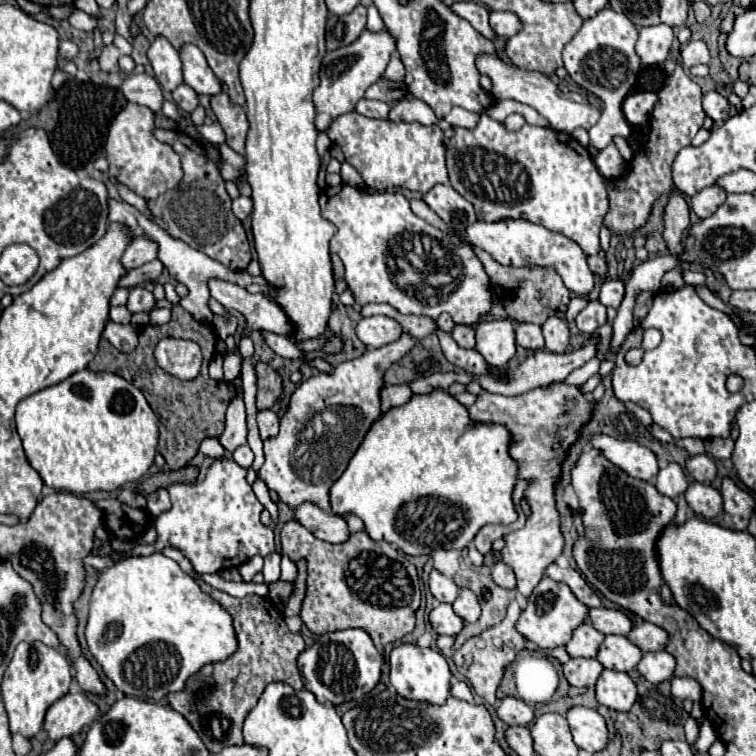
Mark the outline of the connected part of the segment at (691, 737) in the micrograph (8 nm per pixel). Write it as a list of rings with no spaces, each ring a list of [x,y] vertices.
[[[688,718],[686,724],[684,724],[684,730],[686,730],[686,742],[688,742],[690,746],[694,746],[694,742],[698,740],[698,732],[700,732],[698,722],[696,722],[694,718]]]

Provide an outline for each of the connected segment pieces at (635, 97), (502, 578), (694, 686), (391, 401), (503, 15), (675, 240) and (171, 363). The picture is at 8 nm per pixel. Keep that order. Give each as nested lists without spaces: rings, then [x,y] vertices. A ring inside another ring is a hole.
[[[634,92],[624,100],[622,112],[632,126],[640,126],[640,124],[648,122],[656,100],[658,100],[658,96],[654,92]]]
[[[496,562],[492,568],[492,578],[502,588],[514,588],[516,586],[516,574],[512,574],[512,568],[504,562]]]
[[[672,678],[672,694],[682,700],[700,702],[702,700],[702,686],[694,678]]]
[[[384,384],[380,388],[380,402],[382,402],[382,412],[386,412],[392,406],[406,404],[412,396],[412,390],[406,384]]]
[[[490,12],[490,26],[498,36],[510,38],[520,30],[520,20],[512,12]]]
[[[672,192],[668,196],[668,204],[664,208],[664,240],[670,248],[672,254],[680,254],[682,252],[682,230],[686,230],[690,226],[690,208],[686,204],[686,200],[678,194]]]
[[[164,338],[158,342],[154,350],[158,366],[180,378],[180,380],[192,380],[200,372],[202,364],[202,354],[196,342],[190,340],[174,340],[174,338]]]

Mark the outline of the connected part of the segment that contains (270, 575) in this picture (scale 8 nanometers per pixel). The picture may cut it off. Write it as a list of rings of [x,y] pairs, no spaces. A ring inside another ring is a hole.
[[[272,552],[268,556],[264,556],[264,568],[262,568],[262,574],[264,574],[264,580],[266,584],[270,582],[276,582],[280,578],[280,552]]]

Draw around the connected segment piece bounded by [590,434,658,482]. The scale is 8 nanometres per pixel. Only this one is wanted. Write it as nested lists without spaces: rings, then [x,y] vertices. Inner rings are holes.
[[[594,434],[590,444],[598,448],[612,464],[622,468],[632,478],[640,480],[654,480],[658,474],[658,460],[654,452],[646,446],[640,446],[632,440],[616,440],[606,434]]]

